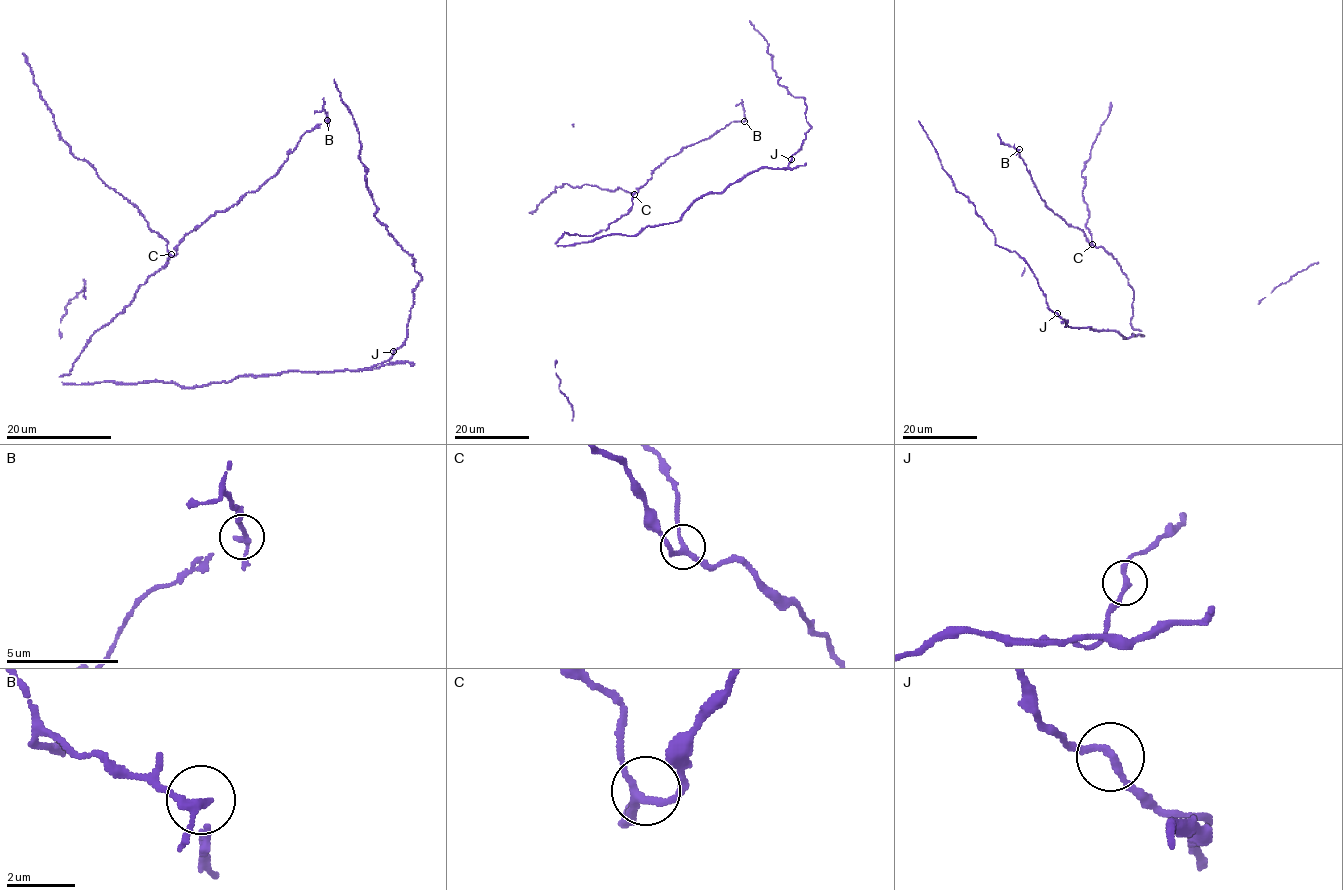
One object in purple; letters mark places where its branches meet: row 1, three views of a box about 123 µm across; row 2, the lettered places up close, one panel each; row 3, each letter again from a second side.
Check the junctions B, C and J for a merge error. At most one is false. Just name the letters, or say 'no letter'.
B

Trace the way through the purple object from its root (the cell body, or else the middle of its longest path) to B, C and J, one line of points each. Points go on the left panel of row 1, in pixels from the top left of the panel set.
B: (192, 387), (64, 384), (60, 376), (176, 254), (185, 234), (264, 184), (300, 138), (327, 120)
C: (192, 387), (173, 382), (64, 384), (60, 376), (71, 371), (87, 341), (130, 303), (171, 254)
J: (192, 387), (231, 382), (237, 376), (285, 371), (379, 369), (389, 362), (393, 351)

